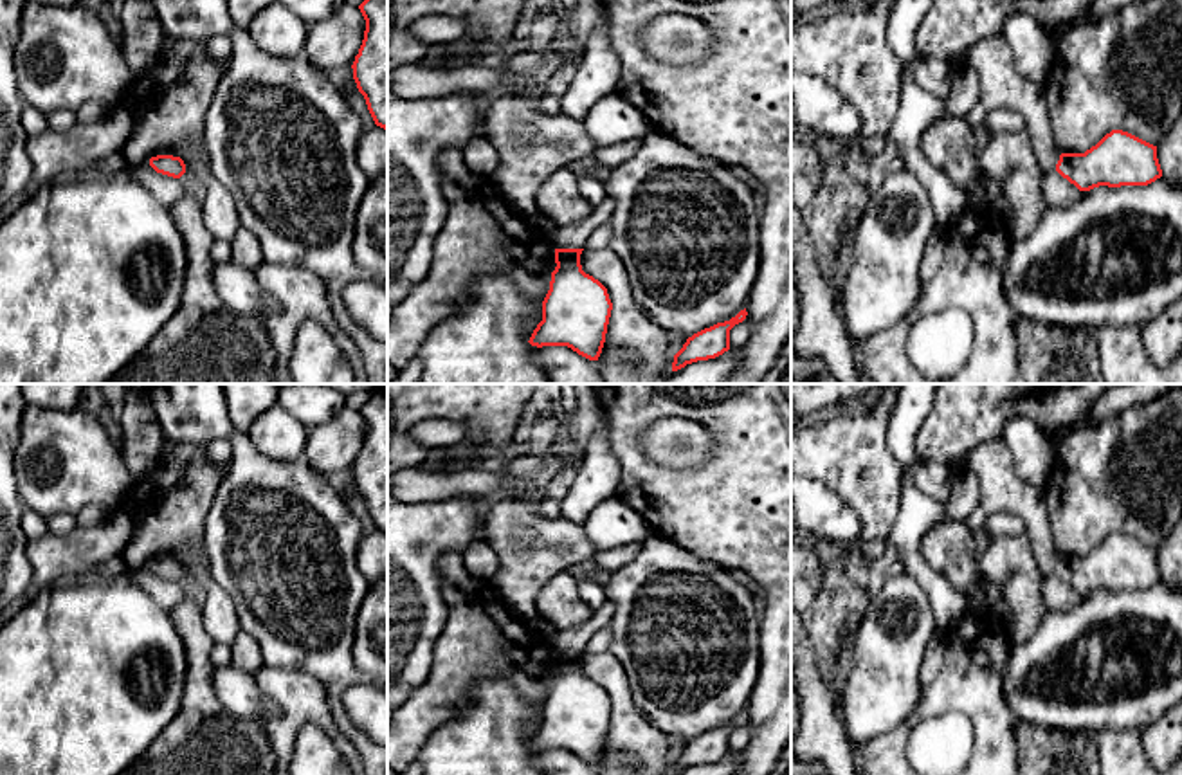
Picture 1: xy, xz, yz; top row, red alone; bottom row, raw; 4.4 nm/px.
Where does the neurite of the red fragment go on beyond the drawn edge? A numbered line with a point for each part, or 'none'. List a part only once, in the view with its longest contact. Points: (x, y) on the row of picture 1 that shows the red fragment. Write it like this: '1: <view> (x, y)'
none

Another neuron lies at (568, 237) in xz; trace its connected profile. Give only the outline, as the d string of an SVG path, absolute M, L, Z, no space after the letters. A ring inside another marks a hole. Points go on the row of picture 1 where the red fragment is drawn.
M607 196L591 214L577 223L557 227L553 236L555 249L586 249L586 242L596 227L609 222L614 211L614 200Z

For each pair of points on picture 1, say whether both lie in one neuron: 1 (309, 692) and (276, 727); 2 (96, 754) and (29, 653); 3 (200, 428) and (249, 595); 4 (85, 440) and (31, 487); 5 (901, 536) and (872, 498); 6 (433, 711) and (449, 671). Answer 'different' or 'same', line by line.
1: same
2: same
3: same
4: same
5: different
6: same

